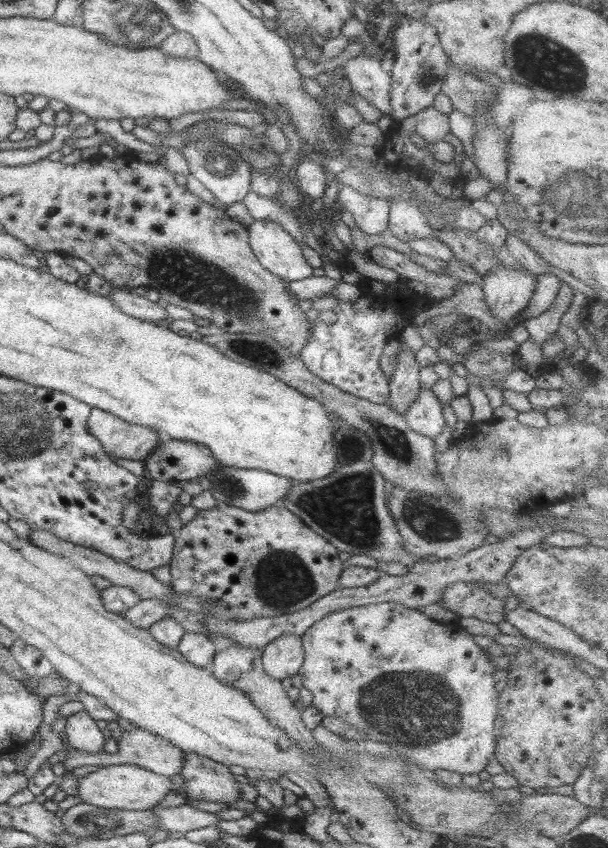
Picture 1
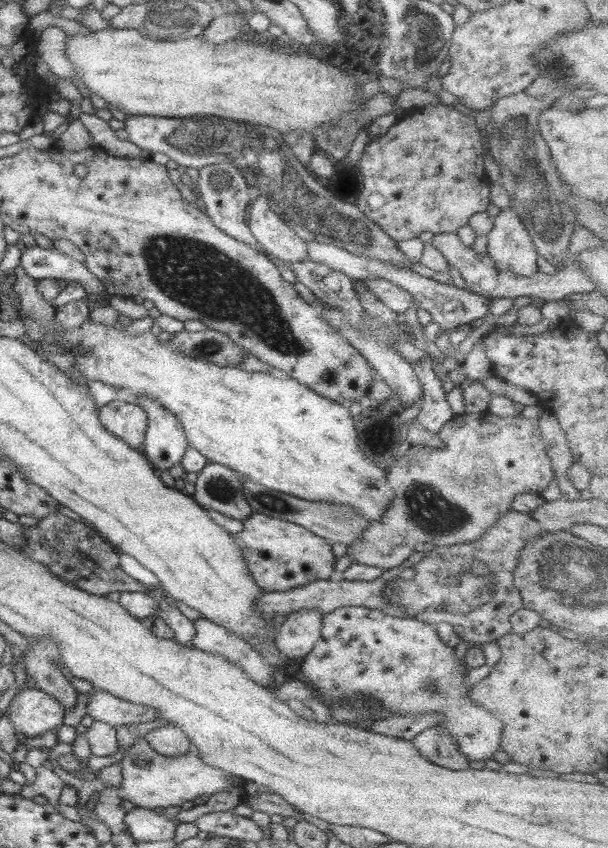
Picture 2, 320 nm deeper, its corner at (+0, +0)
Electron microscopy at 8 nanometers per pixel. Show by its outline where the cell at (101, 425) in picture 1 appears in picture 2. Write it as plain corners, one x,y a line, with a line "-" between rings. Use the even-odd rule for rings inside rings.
112,400
99,408
99,419
110,434
121,438
133,449
144,442
148,417
140,405

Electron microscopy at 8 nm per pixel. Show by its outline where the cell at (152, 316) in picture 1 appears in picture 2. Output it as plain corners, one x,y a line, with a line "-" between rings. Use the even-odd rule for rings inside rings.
26,247
20,258
20,265
36,282
42,279
75,281
82,285
88,295
97,294
110,298
104,284
87,270
86,264
76,262
70,256
58,252
55,247

